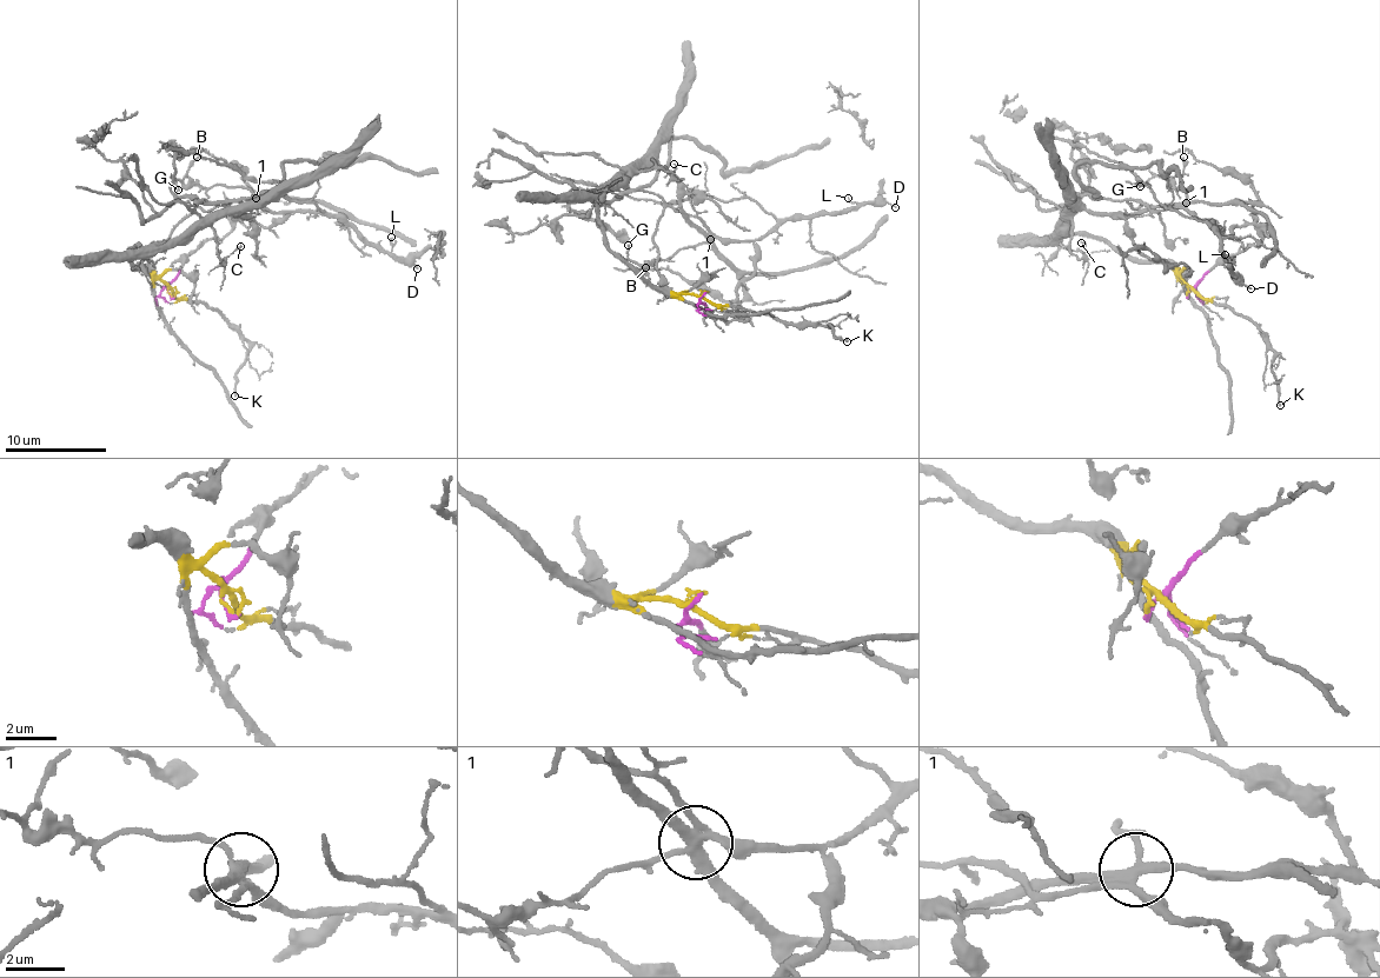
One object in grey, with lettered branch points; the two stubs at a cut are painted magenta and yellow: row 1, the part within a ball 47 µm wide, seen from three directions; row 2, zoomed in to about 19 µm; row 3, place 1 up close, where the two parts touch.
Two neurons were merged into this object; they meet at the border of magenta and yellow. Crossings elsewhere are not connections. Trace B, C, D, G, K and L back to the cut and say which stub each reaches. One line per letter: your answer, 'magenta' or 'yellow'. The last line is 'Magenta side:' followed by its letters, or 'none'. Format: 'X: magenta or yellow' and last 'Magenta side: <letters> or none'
B: magenta
C: yellow
D: magenta
G: magenta
K: yellow
L: magenta
Magenta side: B, D, G, L

